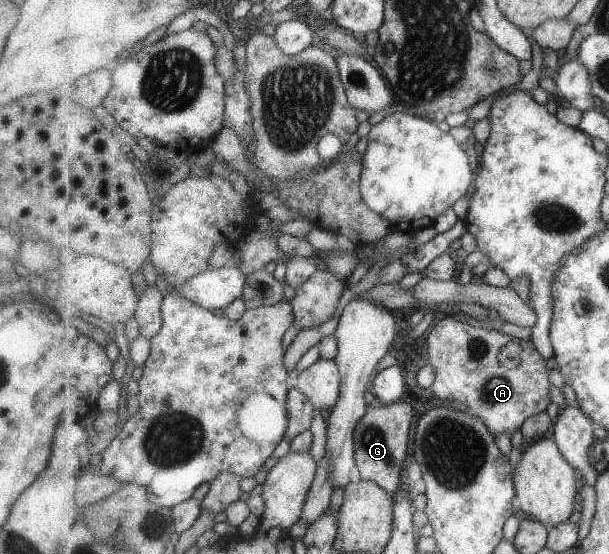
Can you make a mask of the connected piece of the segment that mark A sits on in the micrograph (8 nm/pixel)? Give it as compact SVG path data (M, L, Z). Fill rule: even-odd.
M447 315L436 323L428 335L426 345L428 363L435 365L437 371L437 379L430 389L433 397L438 397L441 401L455 401L461 405L466 403L468 407L464 411L469 411L477 419L483 419L497 435L513 435L531 415L547 411L553 401L548 359L539 353L533 341L513 337L499 330L474 327L471 320Z

